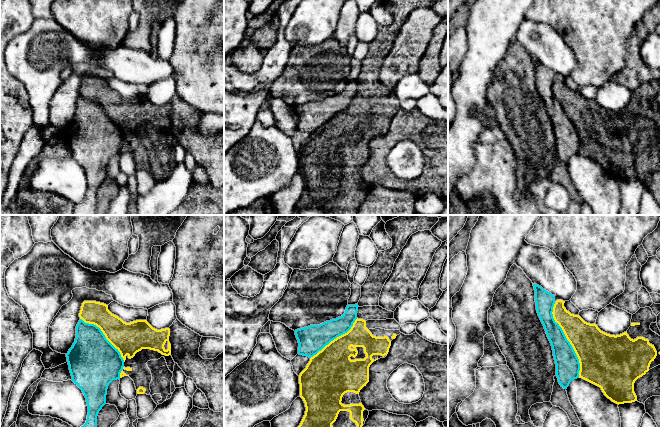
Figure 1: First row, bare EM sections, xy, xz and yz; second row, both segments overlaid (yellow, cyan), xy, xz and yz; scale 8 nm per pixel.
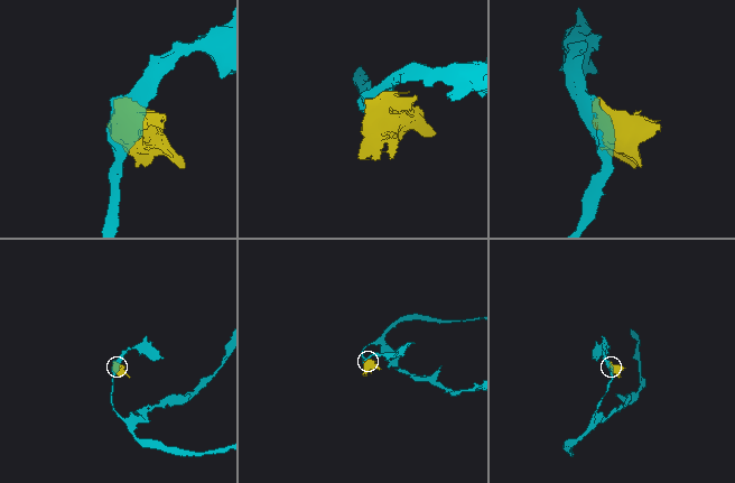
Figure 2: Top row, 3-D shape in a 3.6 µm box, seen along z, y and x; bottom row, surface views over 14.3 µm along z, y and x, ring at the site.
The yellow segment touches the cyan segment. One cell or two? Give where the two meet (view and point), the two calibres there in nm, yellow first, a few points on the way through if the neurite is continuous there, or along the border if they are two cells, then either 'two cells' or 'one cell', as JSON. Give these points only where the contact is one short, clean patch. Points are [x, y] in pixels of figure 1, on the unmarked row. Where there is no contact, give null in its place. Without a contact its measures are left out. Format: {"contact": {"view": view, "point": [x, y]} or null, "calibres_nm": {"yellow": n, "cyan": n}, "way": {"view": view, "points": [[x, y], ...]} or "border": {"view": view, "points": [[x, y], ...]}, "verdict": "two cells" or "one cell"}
{"contact": {"view": "yz", "point": [567, 115]}, "calibres_nm": {"yellow": 320, "cyan": 190}, "verdict": "two cells"}

